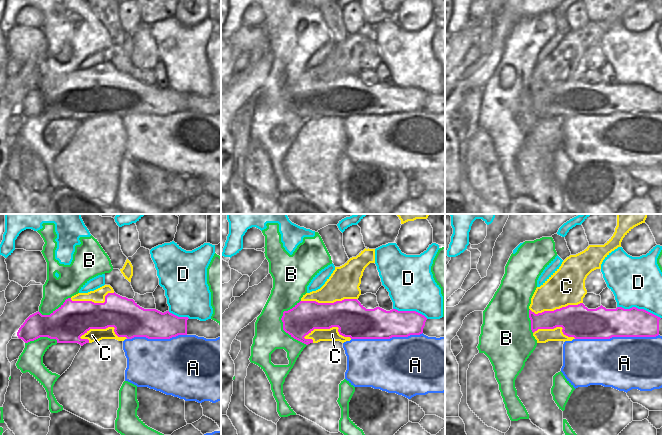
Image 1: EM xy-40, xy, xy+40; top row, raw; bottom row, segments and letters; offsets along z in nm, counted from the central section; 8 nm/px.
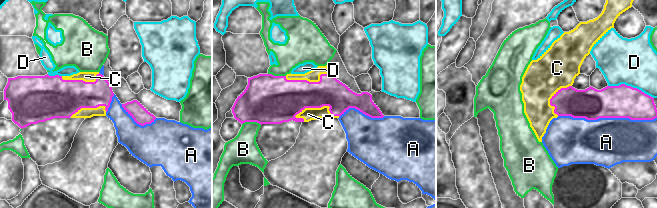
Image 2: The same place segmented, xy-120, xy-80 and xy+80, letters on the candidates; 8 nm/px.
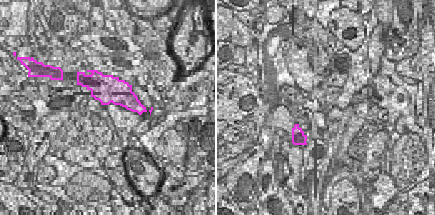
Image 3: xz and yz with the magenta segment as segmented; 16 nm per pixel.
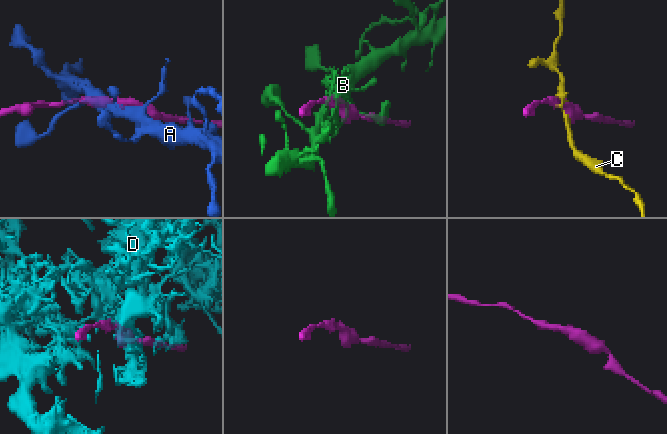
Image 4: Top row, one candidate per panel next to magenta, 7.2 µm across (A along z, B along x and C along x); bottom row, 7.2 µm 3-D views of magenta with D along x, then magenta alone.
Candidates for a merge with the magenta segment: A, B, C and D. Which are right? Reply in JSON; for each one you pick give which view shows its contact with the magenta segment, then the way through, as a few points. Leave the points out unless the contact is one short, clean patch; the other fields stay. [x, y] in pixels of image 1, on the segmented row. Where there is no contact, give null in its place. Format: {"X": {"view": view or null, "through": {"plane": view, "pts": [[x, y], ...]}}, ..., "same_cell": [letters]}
{"same_cell": []}

